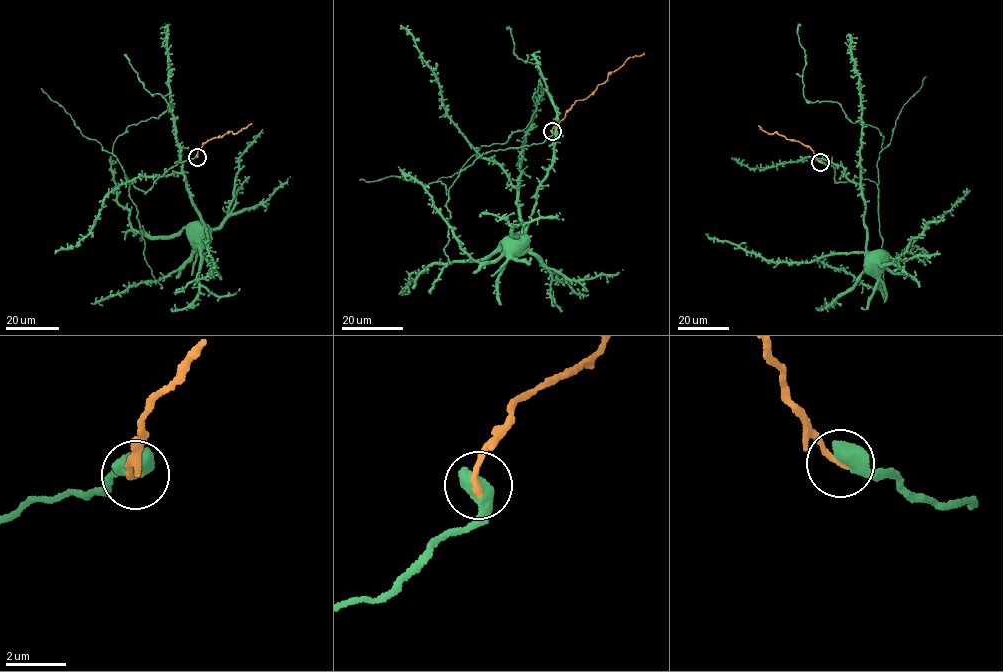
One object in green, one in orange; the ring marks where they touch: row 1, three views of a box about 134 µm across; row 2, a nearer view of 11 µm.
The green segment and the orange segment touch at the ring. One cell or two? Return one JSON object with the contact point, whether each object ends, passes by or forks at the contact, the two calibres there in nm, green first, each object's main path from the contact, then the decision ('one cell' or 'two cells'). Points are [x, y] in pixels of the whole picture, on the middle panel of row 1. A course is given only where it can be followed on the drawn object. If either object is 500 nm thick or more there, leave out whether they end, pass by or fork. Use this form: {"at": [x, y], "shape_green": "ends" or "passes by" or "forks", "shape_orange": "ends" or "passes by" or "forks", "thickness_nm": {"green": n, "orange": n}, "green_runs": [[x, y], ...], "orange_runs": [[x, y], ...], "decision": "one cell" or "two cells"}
{"at": [552, 131], "thickness_nm": {"green": 700, "orange": 220}, "green_runs": [[552, 132], [537, 144], [492, 151], [490, 158], [506, 173], [517, 191], [517, 212], [524, 228], [514, 241]], "orange_runs": [[552, 132], [577, 100], [588, 97], [627, 59], [644, 52]], "decision": "one cell"}

